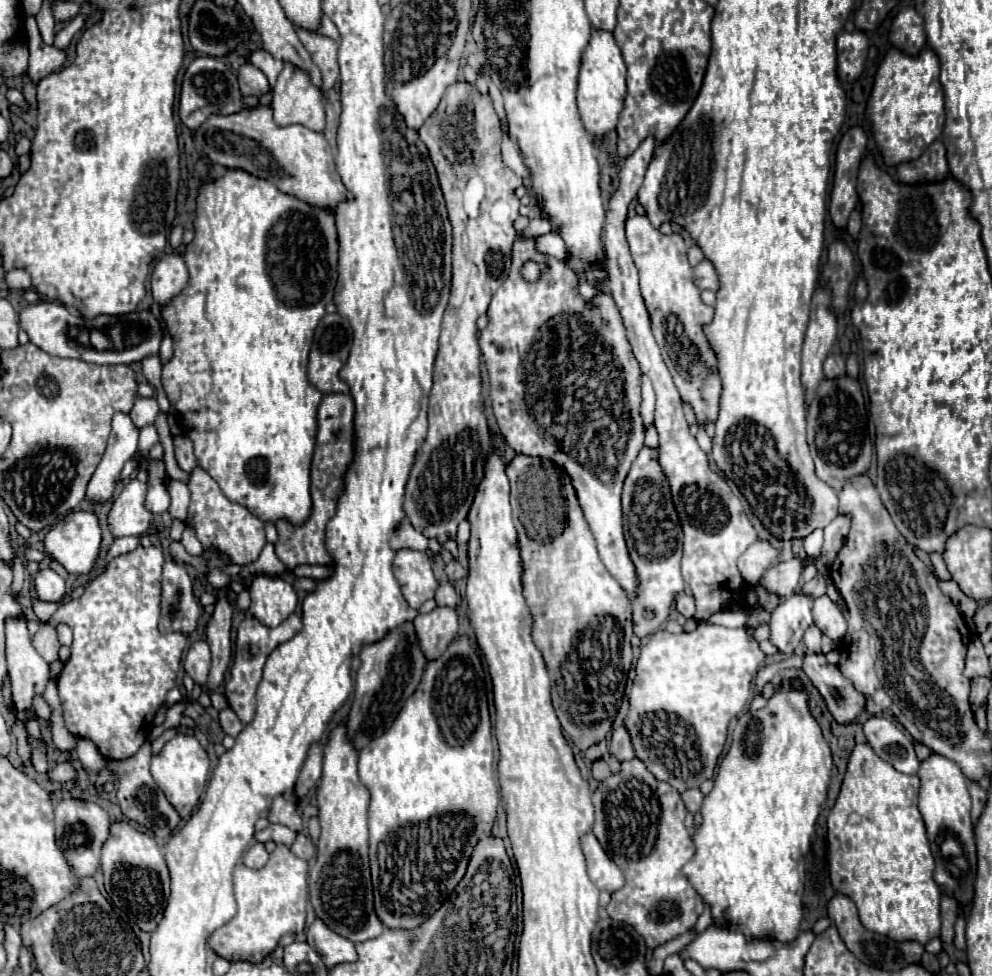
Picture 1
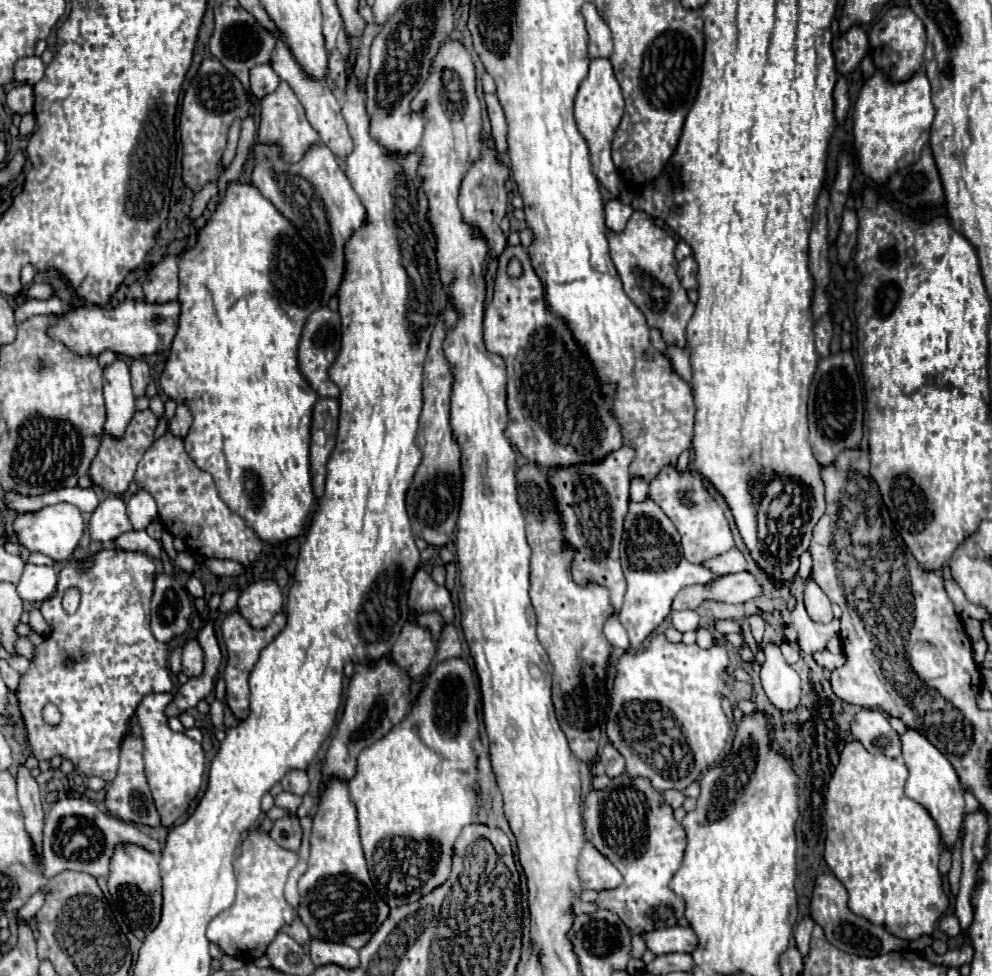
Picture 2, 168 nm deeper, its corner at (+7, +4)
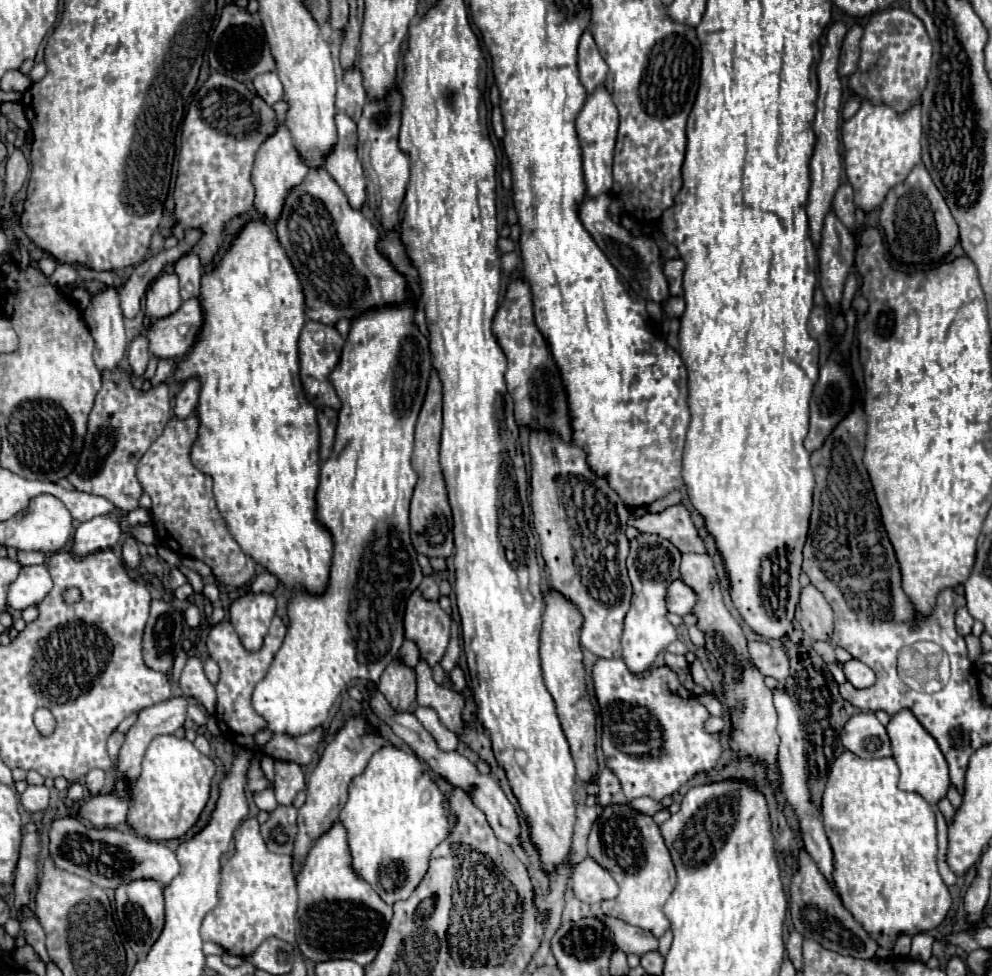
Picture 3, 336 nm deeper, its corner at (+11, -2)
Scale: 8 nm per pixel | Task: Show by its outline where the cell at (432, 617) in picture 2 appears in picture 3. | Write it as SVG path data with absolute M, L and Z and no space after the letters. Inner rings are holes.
M418 662L414 668L418 674L418 694L416 702L420 706L430 706L438 712L440 722L450 728L454 734L464 732L464 722L462 722L462 708L466 704L464 692L456 692L452 688L440 688L432 680L432 668L426 662Z

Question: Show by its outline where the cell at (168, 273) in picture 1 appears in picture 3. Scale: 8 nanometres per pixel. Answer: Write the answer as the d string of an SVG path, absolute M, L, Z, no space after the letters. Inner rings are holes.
M162 274L158 276L146 292L146 314L152 320L166 318L174 314L182 304L178 294L178 276L176 274Z

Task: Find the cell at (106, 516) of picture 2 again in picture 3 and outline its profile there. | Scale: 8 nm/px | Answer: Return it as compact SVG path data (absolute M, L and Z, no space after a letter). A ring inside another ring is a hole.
M98 516L88 522L82 522L74 530L72 538L72 554L88 556L98 550L112 548L120 540L120 526L110 516Z

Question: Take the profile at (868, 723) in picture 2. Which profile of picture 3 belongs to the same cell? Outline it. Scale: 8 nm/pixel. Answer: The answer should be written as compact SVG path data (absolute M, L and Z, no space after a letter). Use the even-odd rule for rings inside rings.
M872 712L854 714L840 732L842 744L860 758L892 756L886 728Z

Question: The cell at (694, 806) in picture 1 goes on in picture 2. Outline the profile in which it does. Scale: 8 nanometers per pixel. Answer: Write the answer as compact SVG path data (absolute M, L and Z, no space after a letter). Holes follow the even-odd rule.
M666 790L666 792L664 792L664 798L666 798L666 802L668 802L672 808L680 808L680 806L684 804L684 800L686 800L684 792L680 792L680 790Z

